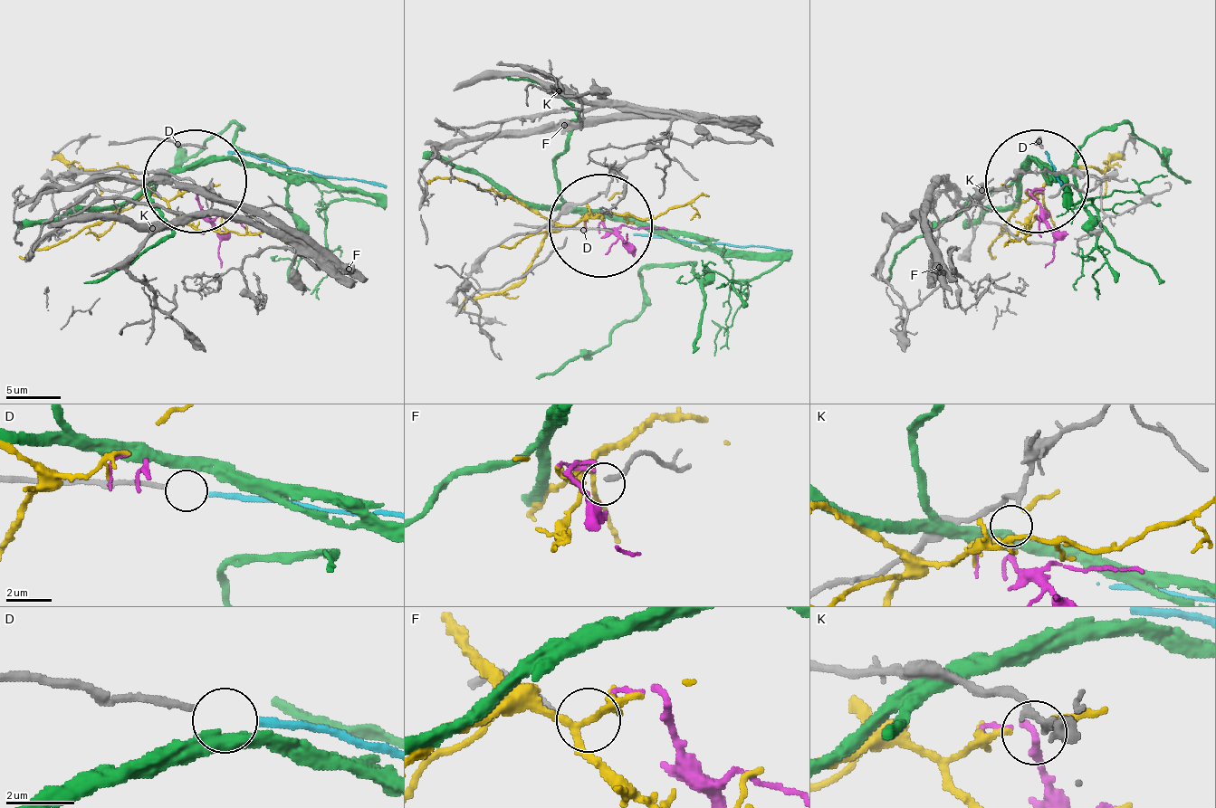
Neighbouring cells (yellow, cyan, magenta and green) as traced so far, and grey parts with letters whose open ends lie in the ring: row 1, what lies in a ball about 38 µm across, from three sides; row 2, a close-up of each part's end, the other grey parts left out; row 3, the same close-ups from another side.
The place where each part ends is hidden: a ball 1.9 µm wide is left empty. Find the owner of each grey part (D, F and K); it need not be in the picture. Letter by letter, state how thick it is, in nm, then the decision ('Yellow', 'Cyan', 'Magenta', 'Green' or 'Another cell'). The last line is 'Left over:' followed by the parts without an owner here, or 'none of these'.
D: Thickness 200 nm. Cyan
F: Thickness 220 nm. Another cell
K: Thickness 220 nm. Magenta
Left over: F

